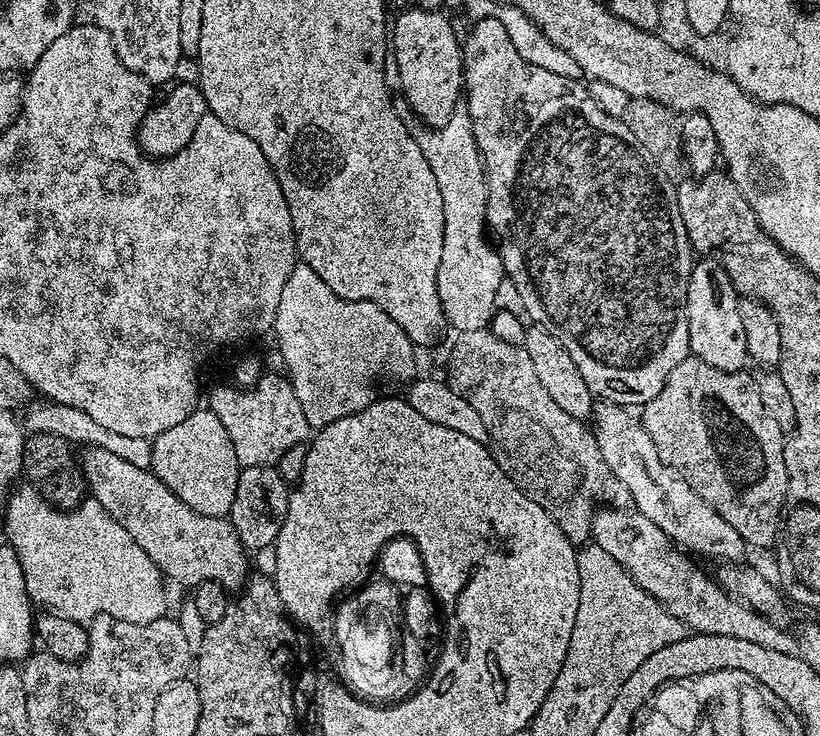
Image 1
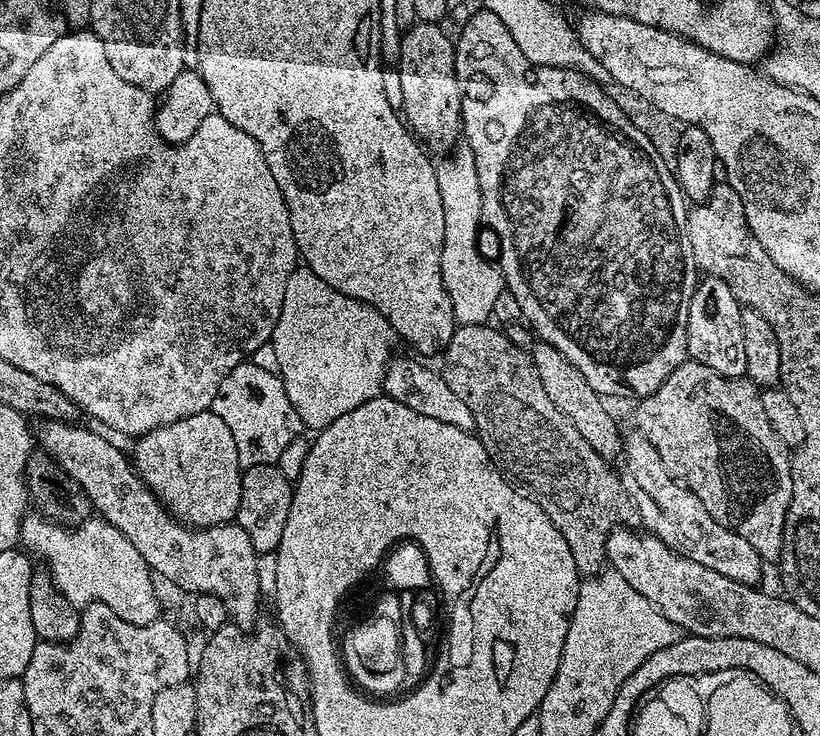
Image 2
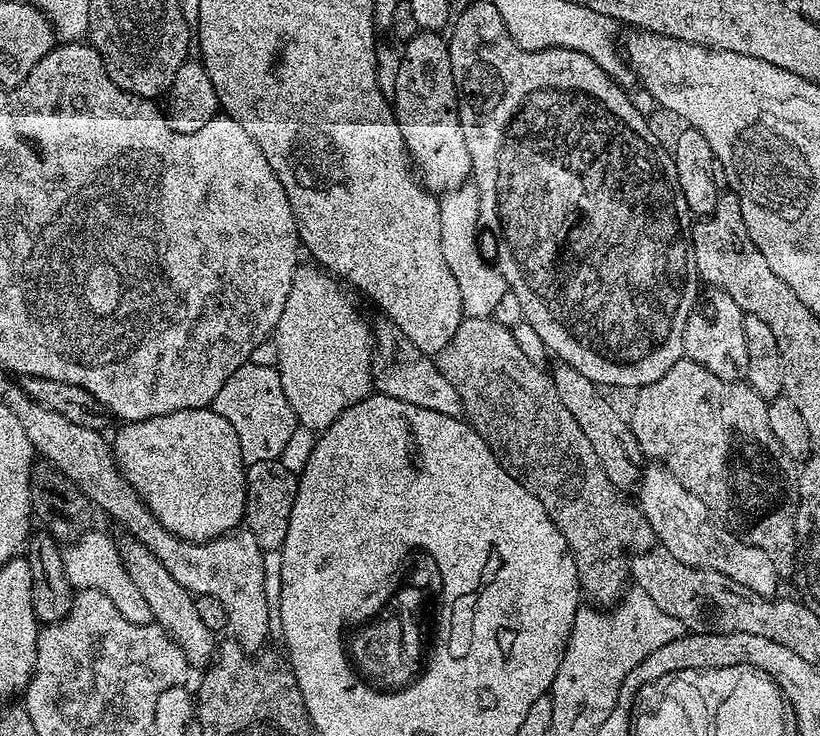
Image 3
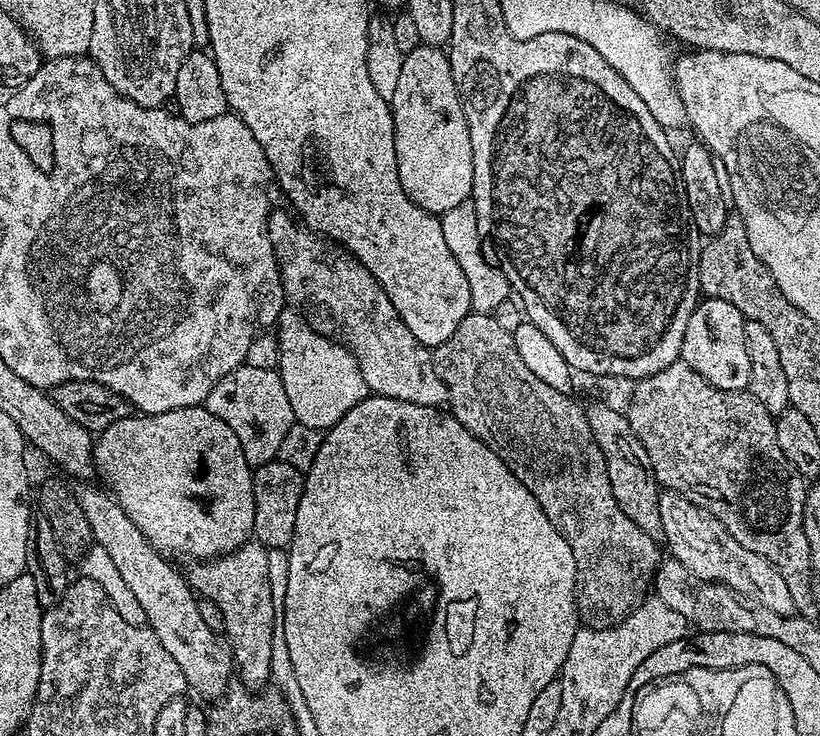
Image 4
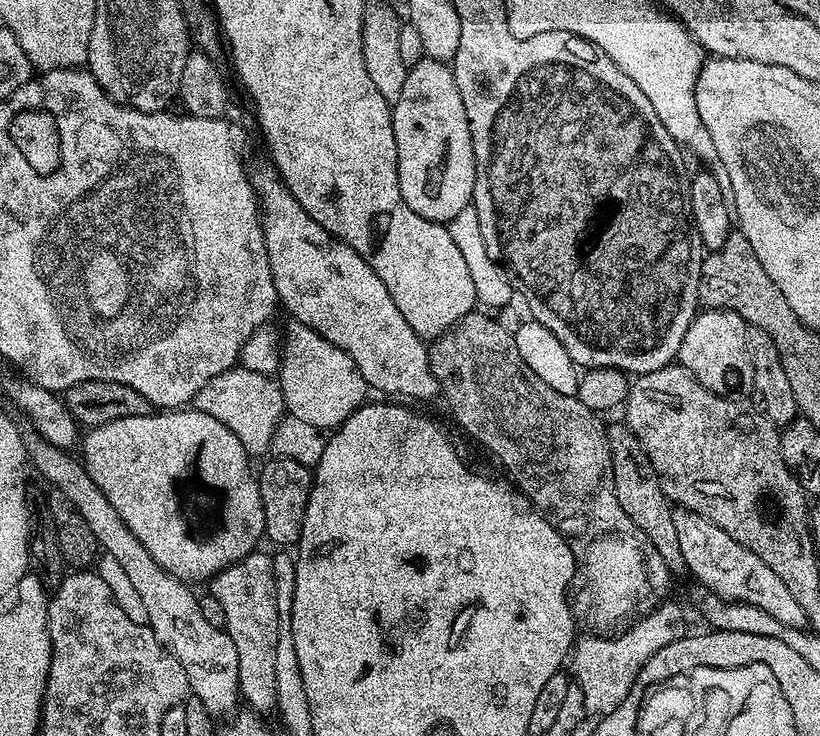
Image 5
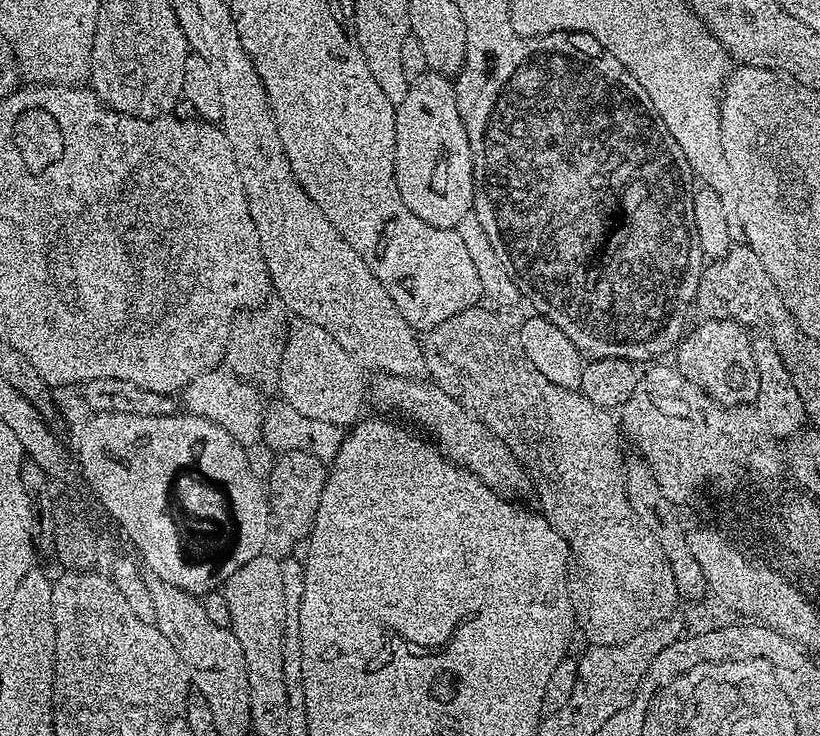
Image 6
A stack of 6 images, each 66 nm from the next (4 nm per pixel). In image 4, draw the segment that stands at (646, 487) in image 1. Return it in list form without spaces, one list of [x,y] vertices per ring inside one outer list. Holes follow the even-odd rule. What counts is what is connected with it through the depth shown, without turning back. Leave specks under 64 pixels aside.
[[[661,491],[660,517],[667,543],[672,543],[671,555],[687,570],[689,576],[700,580],[712,580],[715,584],[725,584],[740,596],[774,610],[774,614],[791,616],[794,612],[794,598],[782,579],[782,574],[764,556],[746,550],[738,538],[724,529],[722,522],[714,518],[700,505],[690,502],[677,492]]]

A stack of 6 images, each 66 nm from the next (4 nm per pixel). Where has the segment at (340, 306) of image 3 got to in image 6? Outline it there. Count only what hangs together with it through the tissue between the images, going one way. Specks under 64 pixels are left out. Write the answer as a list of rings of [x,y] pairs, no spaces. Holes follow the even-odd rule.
[[[299,318],[287,325],[284,353],[280,363],[278,389],[287,404],[309,418],[341,426],[351,426],[361,419],[360,407],[366,404],[366,384],[360,381],[360,365],[314,322]]]

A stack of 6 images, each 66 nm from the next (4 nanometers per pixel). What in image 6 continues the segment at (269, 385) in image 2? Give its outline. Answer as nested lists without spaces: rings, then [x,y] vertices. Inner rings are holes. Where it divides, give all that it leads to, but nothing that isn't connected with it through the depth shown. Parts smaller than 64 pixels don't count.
[[[219,368],[203,372],[194,378],[180,393],[180,400],[191,415],[204,417],[222,426],[239,444],[251,448],[261,441],[266,411],[266,403],[264,404],[259,392],[261,391],[247,380]]]

